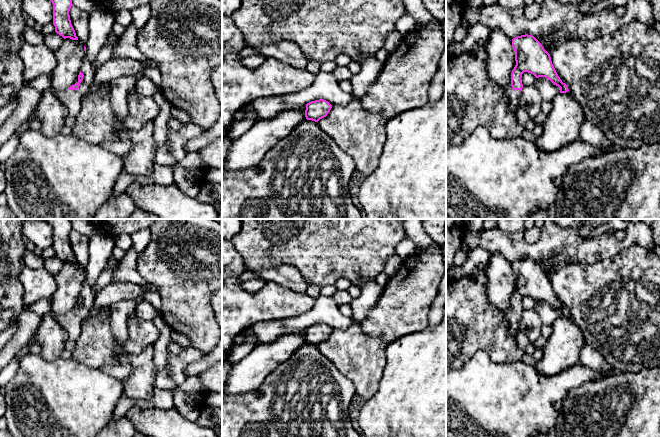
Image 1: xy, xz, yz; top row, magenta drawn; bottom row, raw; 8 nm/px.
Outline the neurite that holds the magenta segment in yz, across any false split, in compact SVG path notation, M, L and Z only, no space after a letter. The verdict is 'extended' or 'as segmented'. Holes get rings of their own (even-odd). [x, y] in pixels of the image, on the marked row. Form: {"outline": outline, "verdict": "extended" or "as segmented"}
{"outline": "M521 35L512 39L512 47L515 51L516 65L511 73L511 89L504 88L504 95L508 100L508 109L516 112L519 98L523 88L522 74L528 72L536 78L545 77L560 88L560 93L569 91L567 85L558 76L550 54L542 44L532 35Z", "verdict": "extended"}

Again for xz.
{"outline": "M323 99L311 101L306 104L305 117L307 120L318 122L320 119L327 116L332 105Z", "verdict": "as segmented"}

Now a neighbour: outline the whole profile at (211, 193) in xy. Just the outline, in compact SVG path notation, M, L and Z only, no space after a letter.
M204 178L198 182L199 193L197 200L216 206L222 204L222 185L206 181Z

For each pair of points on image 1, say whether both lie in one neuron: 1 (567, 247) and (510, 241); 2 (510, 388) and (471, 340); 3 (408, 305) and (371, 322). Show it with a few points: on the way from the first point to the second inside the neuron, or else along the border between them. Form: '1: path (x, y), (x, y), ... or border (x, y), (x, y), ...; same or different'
1: path (553, 248), (524, 249); same
2: border (498, 362), (478, 350), (462, 366); different
3: path (399, 311), (388, 320), (380, 322); same

